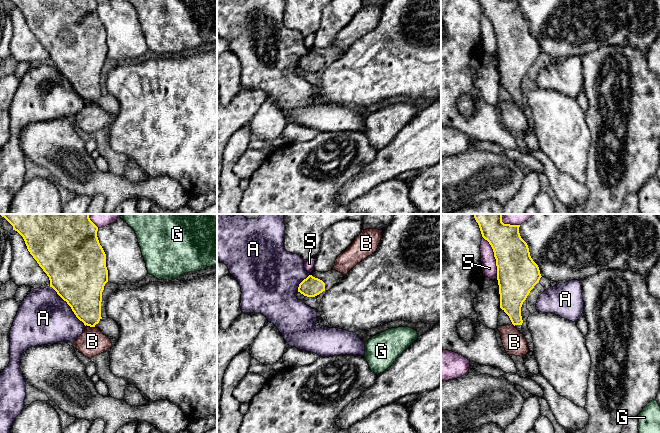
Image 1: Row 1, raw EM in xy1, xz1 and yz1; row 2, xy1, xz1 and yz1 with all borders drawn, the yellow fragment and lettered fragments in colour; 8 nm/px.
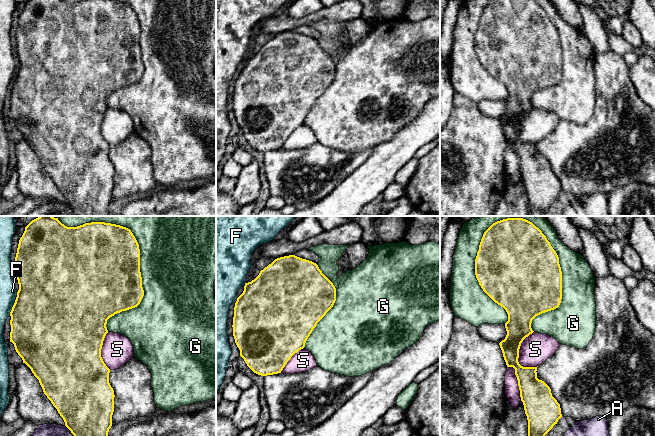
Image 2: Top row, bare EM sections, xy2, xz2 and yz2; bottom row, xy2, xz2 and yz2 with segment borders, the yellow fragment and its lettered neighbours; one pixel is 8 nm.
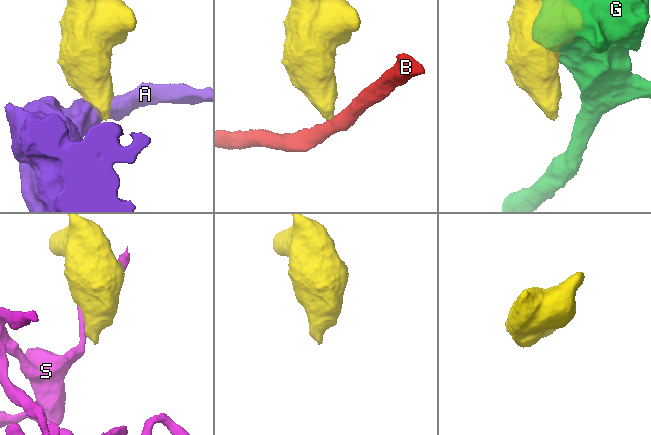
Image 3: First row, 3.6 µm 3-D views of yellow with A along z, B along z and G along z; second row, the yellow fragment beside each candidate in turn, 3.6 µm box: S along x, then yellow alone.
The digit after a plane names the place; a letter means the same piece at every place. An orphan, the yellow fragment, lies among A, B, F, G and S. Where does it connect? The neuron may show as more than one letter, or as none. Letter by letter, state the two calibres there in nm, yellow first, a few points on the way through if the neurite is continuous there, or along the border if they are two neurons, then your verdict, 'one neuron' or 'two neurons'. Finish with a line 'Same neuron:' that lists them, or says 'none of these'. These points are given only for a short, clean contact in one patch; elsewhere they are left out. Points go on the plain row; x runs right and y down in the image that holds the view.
A: calibres 440 and 420 nm; two neurons
B: calibres 280 and 220 nm; border xy1 (89, 101), (94, 103); two neurons
F: calibres 500 and 140 nm; two neurons
G: calibres 500 and 500 nm; two neurons
S: calibres 200 and 240 nm; two neurons
Same neuron: none of these

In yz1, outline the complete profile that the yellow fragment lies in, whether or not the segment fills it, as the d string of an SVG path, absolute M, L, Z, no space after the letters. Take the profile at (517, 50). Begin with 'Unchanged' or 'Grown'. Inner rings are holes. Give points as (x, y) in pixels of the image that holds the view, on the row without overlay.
Grown. M478 1L496 35L500 84L523 110L521 83L542 53L539 43L530 32L527 19L520 12L520 1Z

